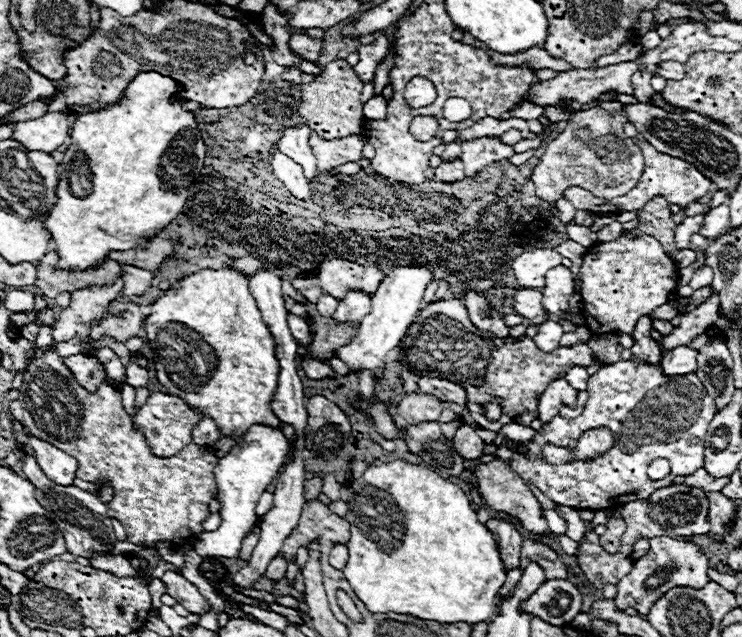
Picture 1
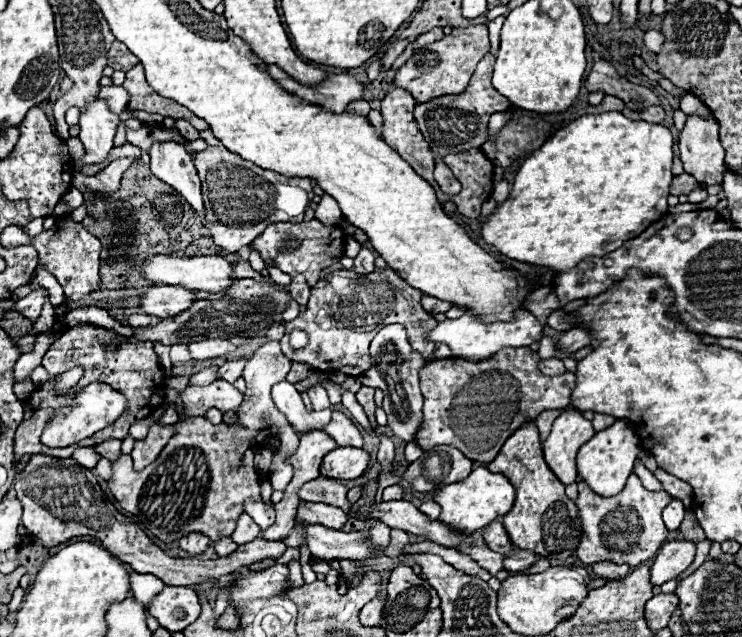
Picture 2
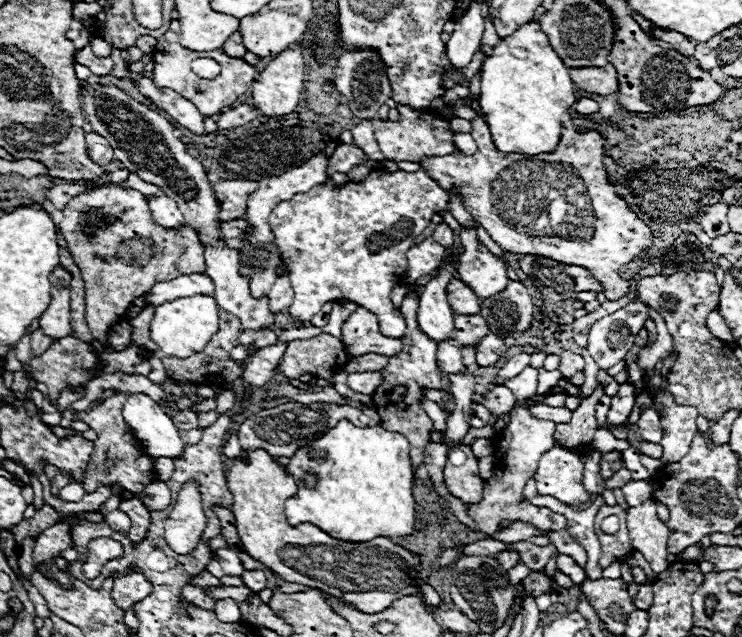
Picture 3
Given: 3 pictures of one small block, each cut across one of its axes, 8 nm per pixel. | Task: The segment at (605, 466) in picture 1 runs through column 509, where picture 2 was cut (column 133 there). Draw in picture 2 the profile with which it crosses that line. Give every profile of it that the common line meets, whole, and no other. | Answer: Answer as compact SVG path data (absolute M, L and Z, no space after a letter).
M154 424L144 440L136 440L134 442L134 450L130 454L132 460L134 460L134 468L142 470L150 462L154 462L154 458L166 446L166 442L170 440L172 434L174 434L172 426L158 426L158 424Z

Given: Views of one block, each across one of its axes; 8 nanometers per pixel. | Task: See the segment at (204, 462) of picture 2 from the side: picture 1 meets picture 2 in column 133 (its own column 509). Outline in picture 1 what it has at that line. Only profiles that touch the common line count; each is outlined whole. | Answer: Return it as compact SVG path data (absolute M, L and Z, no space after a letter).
M494 458L492 462L488 464L478 464L476 472L476 486L478 486L478 492L480 496L488 502L488 506L492 510L498 510L498 512L506 512L514 518L518 518L518 522L532 534L546 534L548 530L548 524L546 520L542 518L542 506L540 502L534 498L534 494L530 492L528 484L522 480L522 476L518 472L510 472L508 464Z

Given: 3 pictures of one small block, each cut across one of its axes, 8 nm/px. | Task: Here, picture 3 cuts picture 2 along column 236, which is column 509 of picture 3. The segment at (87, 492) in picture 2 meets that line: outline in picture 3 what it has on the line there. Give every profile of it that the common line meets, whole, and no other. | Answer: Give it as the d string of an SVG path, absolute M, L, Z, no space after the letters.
M502 550L500 554L496 554L496 560L500 562L500 566L504 566L504 570L510 570L518 562L518 554L516 550Z

